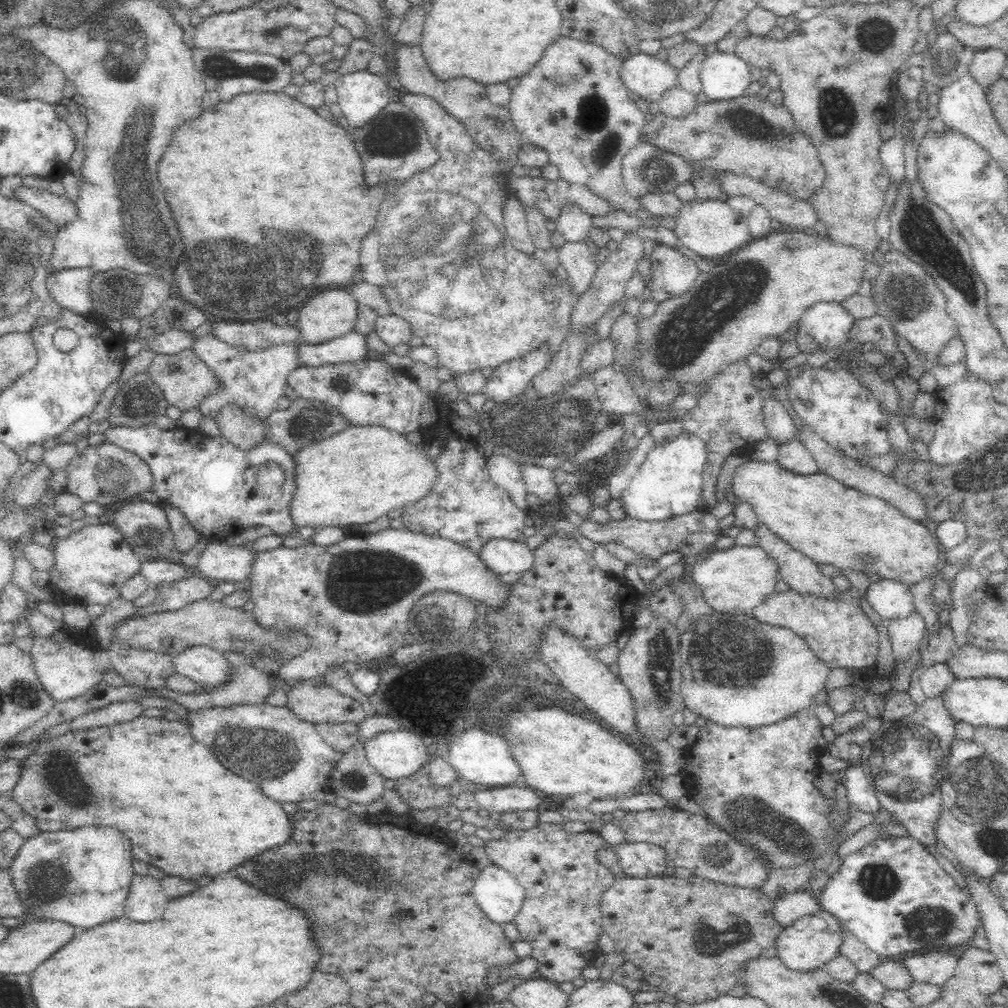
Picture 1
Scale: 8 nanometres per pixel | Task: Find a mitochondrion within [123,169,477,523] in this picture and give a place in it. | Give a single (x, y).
(220, 283)

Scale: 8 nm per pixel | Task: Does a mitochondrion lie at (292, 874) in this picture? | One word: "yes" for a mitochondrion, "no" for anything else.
yes

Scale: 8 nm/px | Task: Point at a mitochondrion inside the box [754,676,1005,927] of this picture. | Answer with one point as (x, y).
(919, 765)

